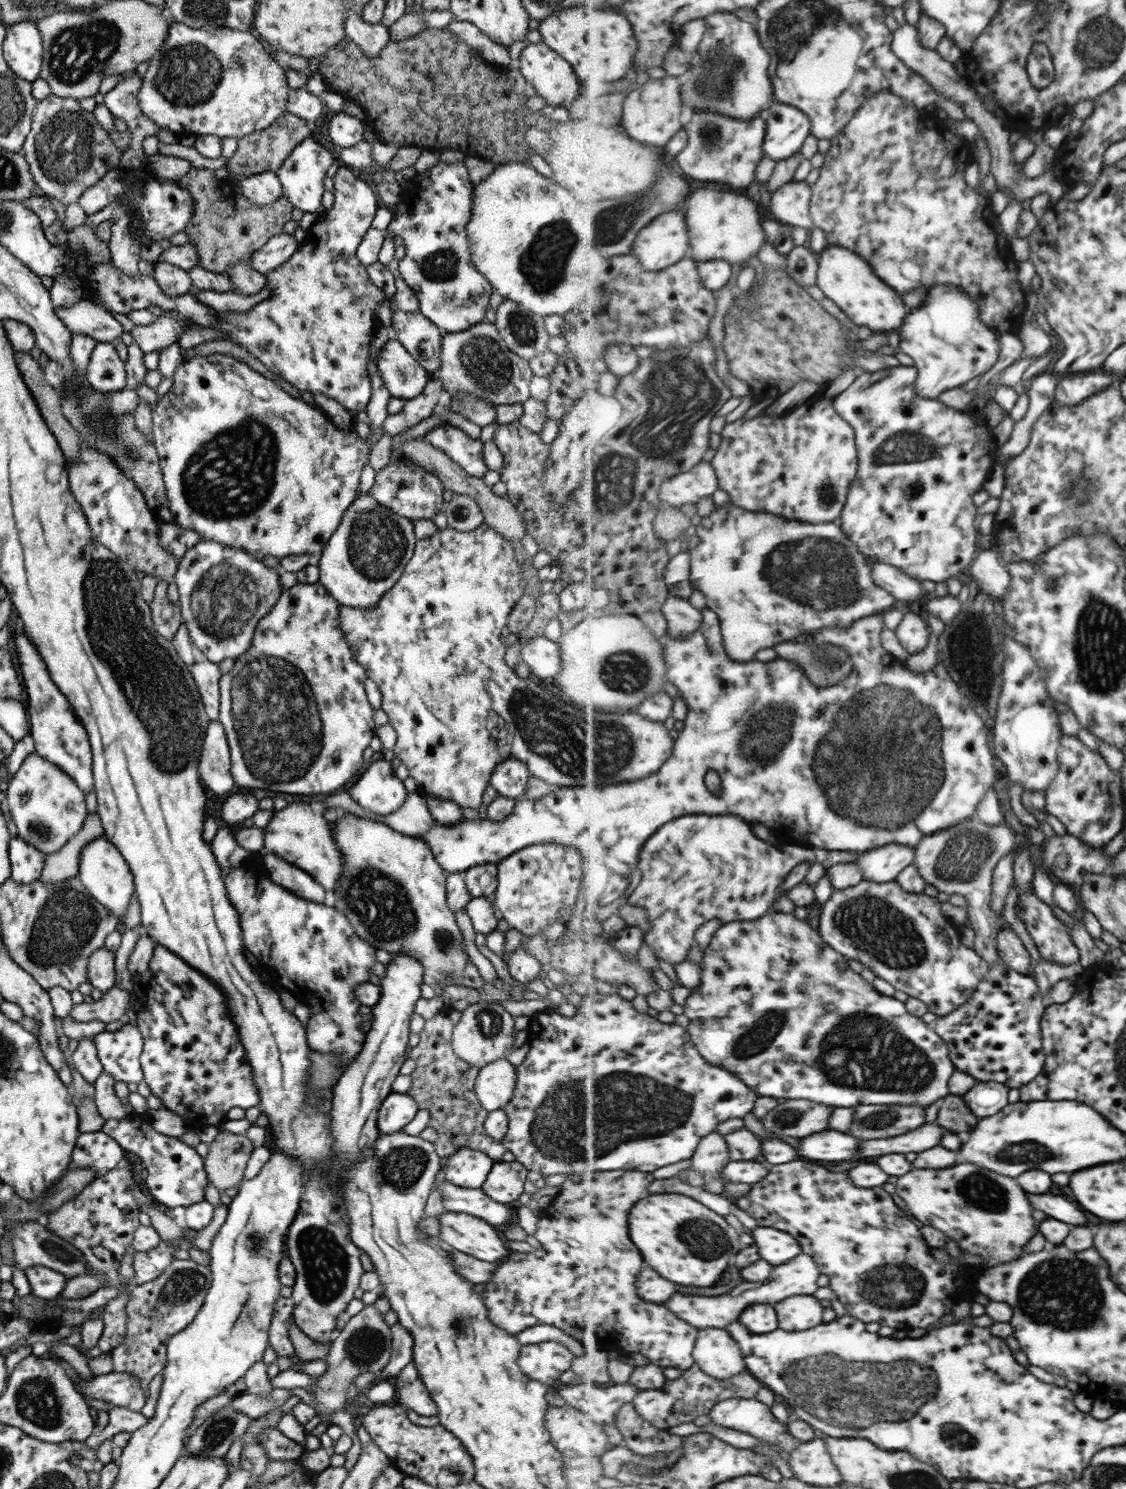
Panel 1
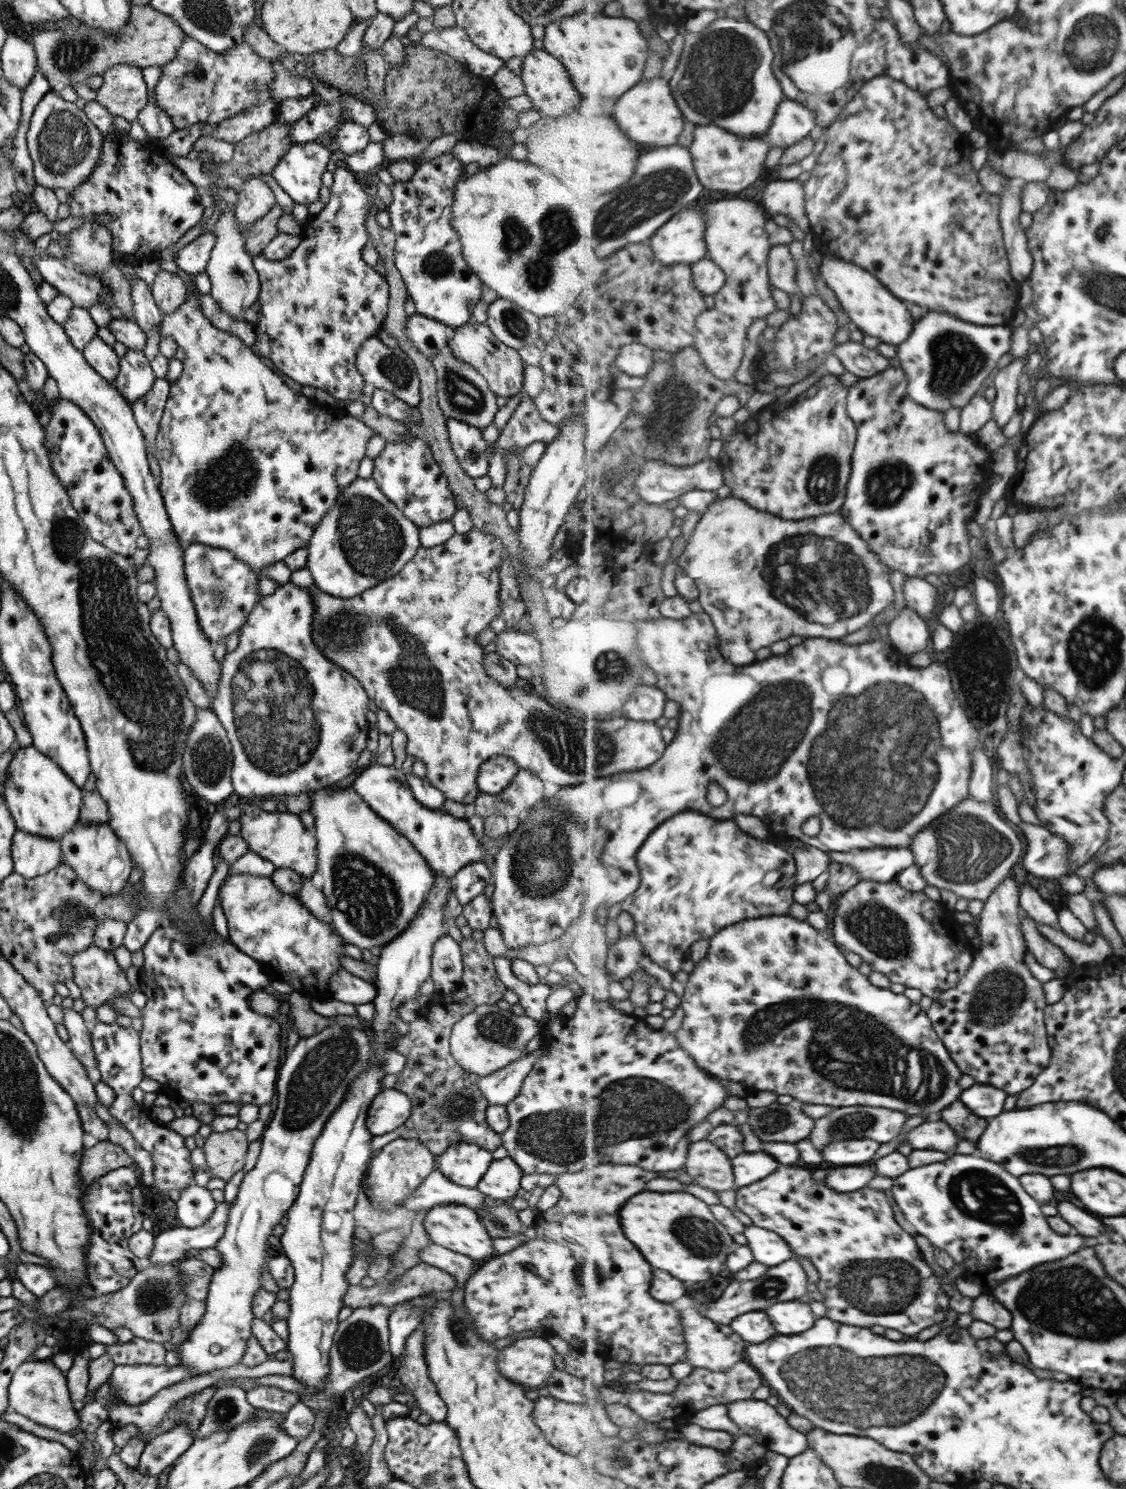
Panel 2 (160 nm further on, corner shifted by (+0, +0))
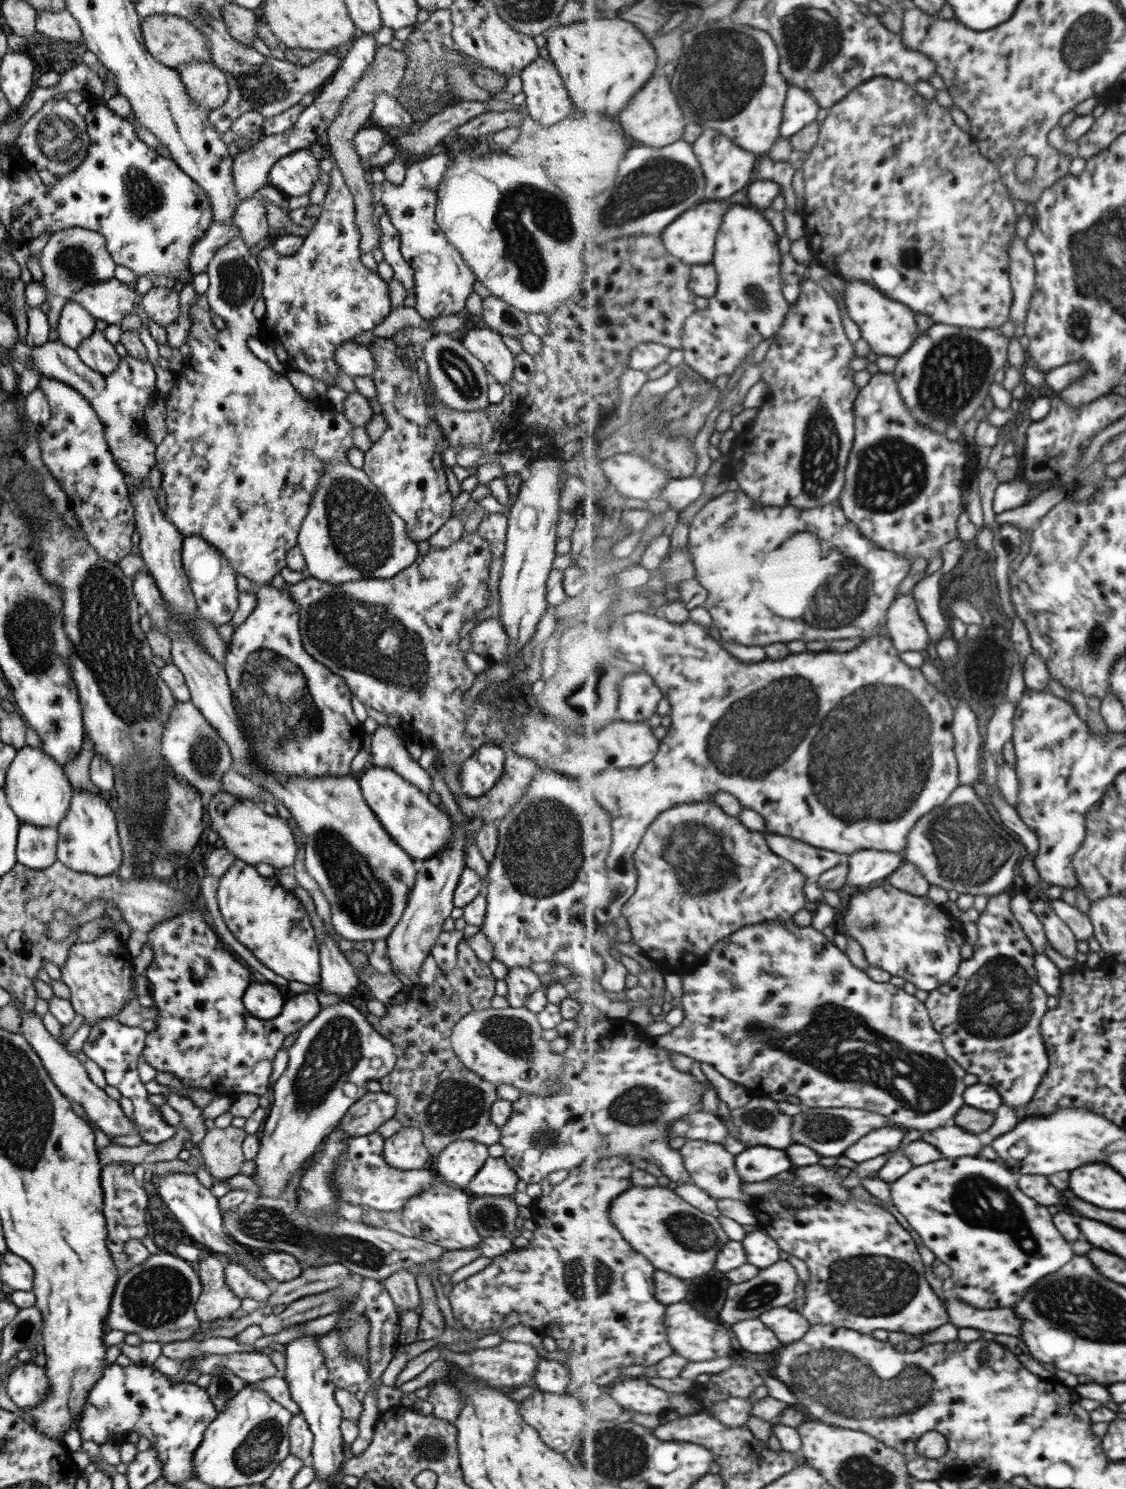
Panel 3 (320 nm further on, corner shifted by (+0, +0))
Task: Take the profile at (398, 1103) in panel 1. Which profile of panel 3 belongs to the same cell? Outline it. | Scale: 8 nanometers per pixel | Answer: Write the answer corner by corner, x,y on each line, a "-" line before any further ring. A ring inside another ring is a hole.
367,1091
349,1106
338,1126
349,1137
365,1136
375,1132
378,1126
392,1118
395,1109
394,1096
381,1091

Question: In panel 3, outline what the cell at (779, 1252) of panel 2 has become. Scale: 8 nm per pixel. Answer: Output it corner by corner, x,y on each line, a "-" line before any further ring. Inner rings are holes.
761,1229
755,1230
749,1233
742,1242
749,1264
766,1269
781,1260
781,1246
768,1232

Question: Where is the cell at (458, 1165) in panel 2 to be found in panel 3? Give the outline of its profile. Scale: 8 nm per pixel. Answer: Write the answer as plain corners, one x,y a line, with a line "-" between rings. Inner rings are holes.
456,1140
450,1142
435,1158
435,1174
450,1186
466,1190
469,1180
481,1170
487,1160
487,1147
480,1142

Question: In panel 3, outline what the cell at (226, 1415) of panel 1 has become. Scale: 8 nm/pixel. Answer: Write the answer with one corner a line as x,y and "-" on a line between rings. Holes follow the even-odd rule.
215,1367
210,1372
210,1383
206,1391
217,1413
222,1411
229,1397
232,1397
244,1384
235,1373
225,1367

